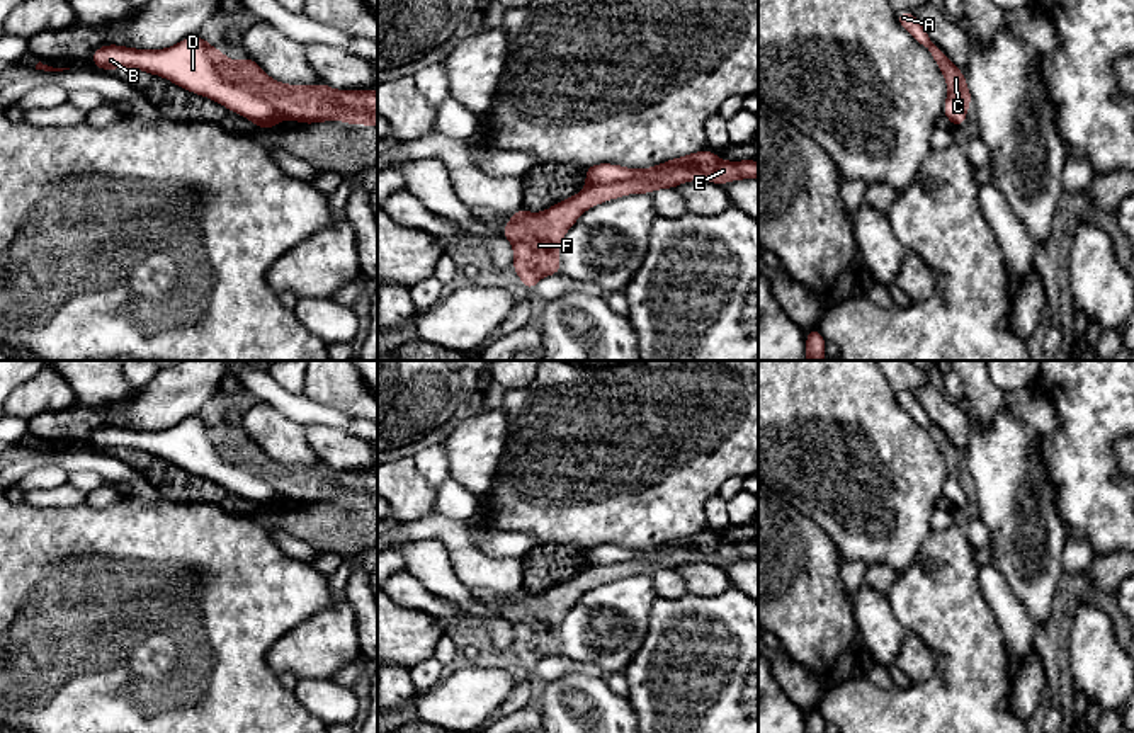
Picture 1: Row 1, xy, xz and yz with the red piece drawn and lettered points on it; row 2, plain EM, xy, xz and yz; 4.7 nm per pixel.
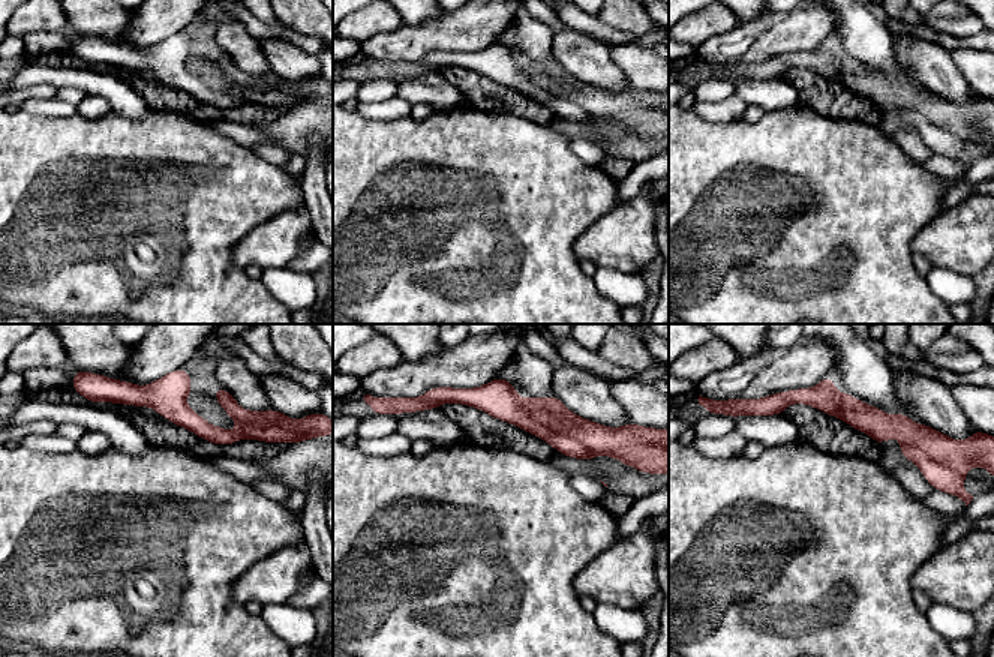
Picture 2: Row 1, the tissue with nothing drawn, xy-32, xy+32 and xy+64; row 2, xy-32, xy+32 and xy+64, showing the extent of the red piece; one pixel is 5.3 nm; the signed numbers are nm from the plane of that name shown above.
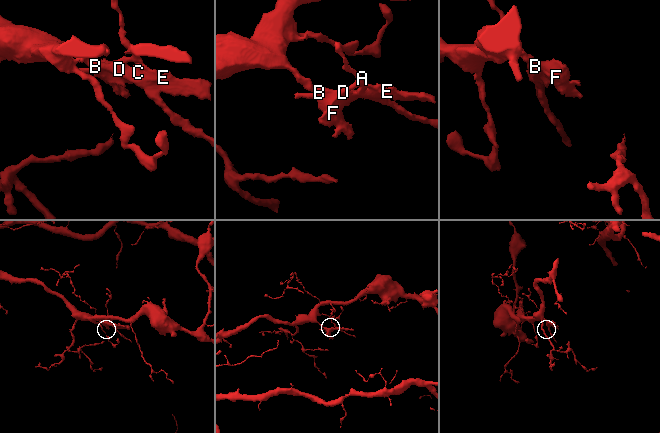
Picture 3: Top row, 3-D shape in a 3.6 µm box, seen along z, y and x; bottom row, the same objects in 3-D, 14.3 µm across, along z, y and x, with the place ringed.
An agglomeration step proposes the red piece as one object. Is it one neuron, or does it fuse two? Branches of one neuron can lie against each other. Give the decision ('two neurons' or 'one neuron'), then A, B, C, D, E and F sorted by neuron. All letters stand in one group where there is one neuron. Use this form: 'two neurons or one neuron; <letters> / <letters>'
one neuron; A B C D E F

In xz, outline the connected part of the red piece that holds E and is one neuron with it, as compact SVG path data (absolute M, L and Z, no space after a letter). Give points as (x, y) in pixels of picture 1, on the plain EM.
M700 531L644 551L597 544L585 548L583 556L588 563L583 571L542 594L520 588L500 612L513 626L510 648L529 673L539 660L561 655L559 624L588 588L627 575L675 570L689 561L724 566L731 561L758 560L758 543L726 543L714 531Z

